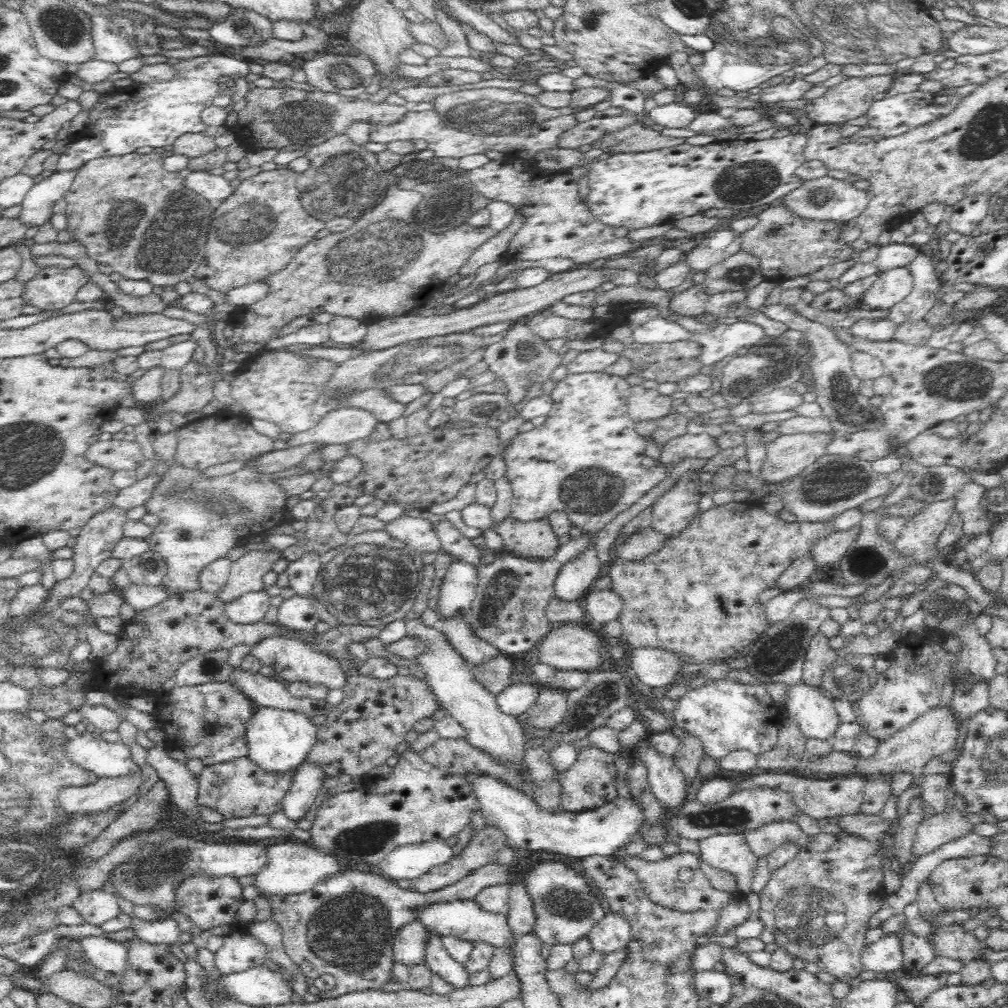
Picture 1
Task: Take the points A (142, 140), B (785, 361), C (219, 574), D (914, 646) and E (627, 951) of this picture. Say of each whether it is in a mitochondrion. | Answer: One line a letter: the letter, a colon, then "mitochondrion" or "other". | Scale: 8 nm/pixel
A: other
B: other
C: other
D: other
E: other

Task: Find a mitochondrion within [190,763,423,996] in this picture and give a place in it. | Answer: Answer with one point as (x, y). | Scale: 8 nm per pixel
(349, 934)

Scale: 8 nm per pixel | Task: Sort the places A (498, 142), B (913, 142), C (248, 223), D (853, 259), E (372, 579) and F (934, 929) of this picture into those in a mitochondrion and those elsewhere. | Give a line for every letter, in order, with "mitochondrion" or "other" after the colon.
A: mitochondrion
B: other
C: mitochondrion
D: other
E: mitochondrion
F: other

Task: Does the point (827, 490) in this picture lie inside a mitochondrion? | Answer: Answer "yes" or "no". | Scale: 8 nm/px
yes

